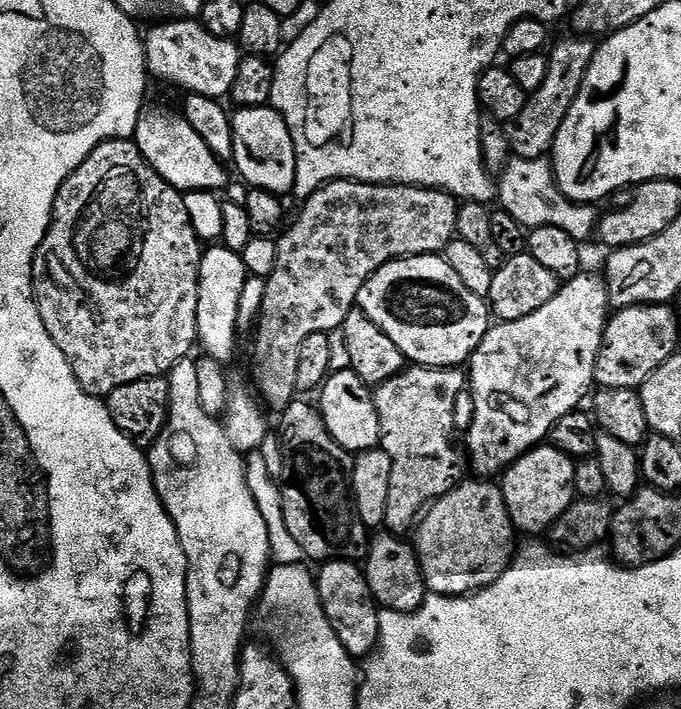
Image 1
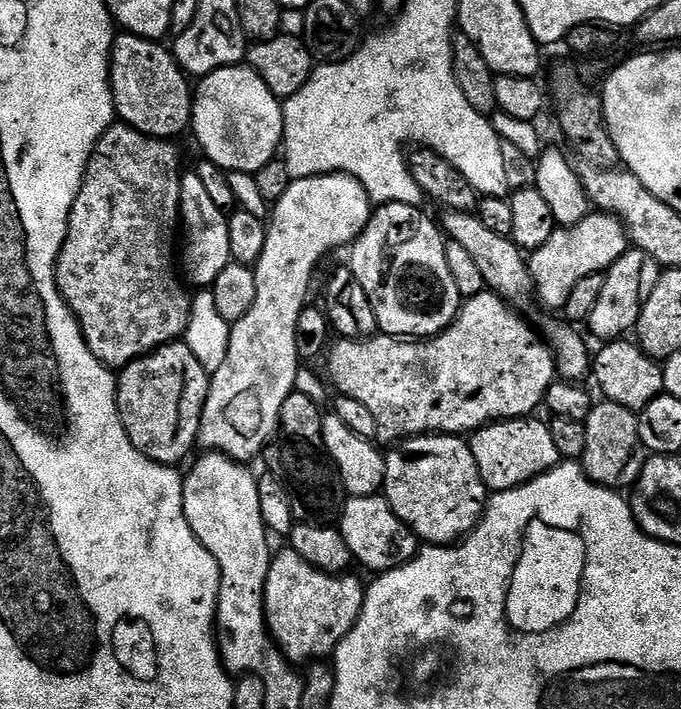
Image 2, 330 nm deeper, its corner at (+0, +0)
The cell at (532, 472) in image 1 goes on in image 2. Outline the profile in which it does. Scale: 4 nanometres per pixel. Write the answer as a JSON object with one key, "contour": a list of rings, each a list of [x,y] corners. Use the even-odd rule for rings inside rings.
{"contour":[[[536,419],[498,420],[471,433],[474,462],[478,462],[482,482],[492,492],[505,492],[522,486],[561,463],[558,446],[554,446],[554,438],[550,438],[548,424]]]}

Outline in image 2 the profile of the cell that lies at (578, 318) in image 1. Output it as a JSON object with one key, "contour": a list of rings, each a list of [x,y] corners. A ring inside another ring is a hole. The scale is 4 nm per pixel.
{"contour":[[[629,250],[604,273],[602,294],[598,294],[598,302],[594,302],[594,310],[586,321],[586,327],[600,339],[600,342],[619,340],[627,337],[635,329],[636,323],[640,321],[642,306],[650,290],[654,290],[661,271],[660,263],[650,258],[650,254]]]}

